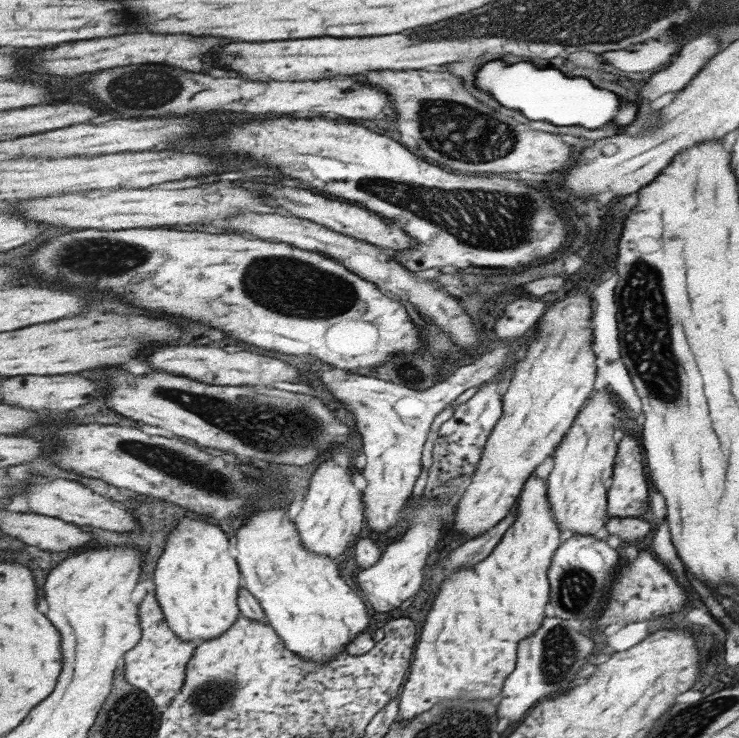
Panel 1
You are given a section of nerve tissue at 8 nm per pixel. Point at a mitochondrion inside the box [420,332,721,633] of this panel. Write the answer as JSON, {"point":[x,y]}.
{"point":[577,591]}

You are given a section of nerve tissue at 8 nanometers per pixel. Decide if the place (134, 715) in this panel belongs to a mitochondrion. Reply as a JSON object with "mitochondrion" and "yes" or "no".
{"mitochondrion":"yes"}

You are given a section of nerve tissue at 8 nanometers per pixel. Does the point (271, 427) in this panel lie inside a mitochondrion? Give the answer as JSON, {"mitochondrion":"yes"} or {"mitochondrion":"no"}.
{"mitochondrion":"yes"}

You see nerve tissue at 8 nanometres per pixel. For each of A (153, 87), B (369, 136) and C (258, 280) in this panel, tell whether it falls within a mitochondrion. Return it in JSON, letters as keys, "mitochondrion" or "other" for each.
{"A":"mitochondrion","B":"other","C":"mitochondrion"}

